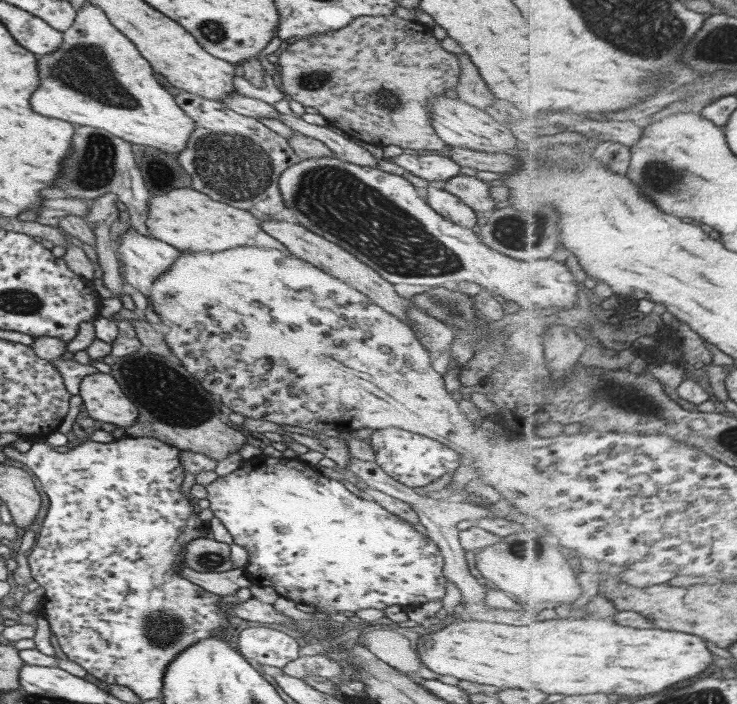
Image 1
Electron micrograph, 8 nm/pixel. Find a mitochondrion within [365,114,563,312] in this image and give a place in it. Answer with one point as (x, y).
(517, 233)

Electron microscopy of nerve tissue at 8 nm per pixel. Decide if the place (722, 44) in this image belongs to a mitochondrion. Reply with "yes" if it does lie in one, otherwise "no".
yes

